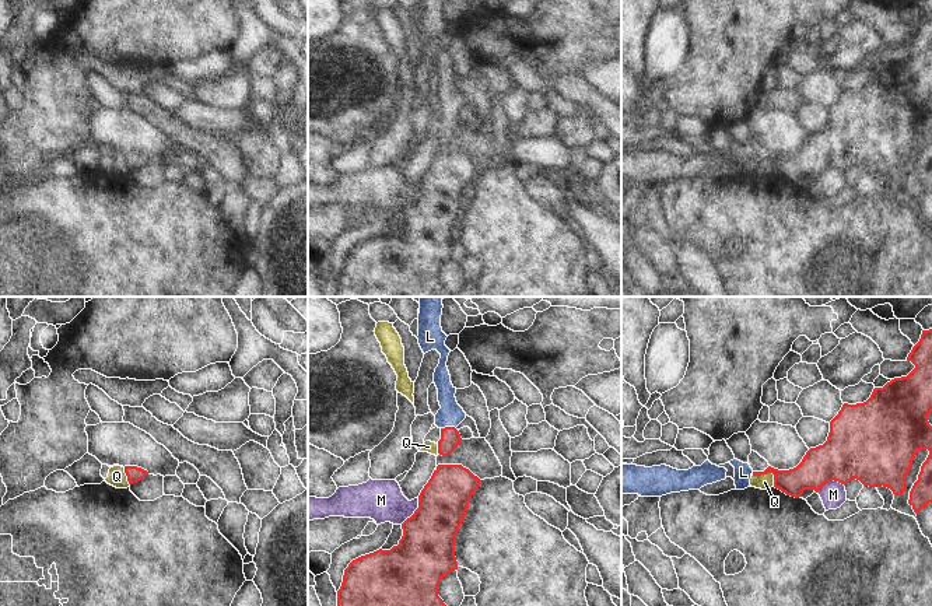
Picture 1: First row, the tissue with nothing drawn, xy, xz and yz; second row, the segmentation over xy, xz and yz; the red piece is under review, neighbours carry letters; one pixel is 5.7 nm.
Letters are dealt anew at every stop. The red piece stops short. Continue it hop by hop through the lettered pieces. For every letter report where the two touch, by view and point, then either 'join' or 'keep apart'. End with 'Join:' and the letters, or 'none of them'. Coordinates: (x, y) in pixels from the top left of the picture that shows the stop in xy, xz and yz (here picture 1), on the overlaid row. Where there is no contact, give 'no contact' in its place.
L: xz (448, 427) | join
M: yz (830, 480) | keep apart
Q: yz (768, 472) | keep apart
Join: L

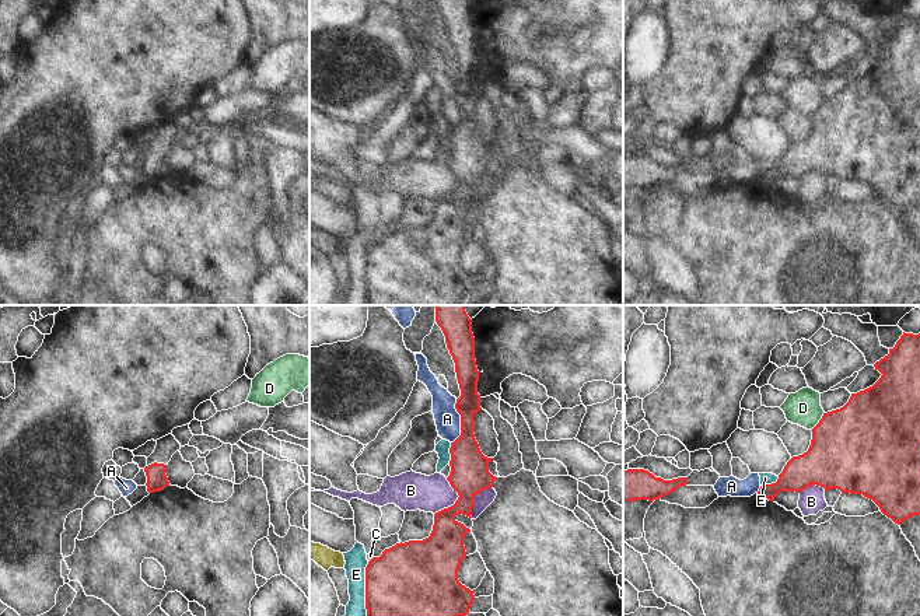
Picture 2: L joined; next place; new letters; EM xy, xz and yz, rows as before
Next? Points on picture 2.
A: xz (461, 422) | keep apart
B: xz (457, 500) | keep apart
C: xz (371, 559) | keep apart
D: yz (819, 422) | keep apart
E: xz (366, 588) | keep apart
Join: none of them

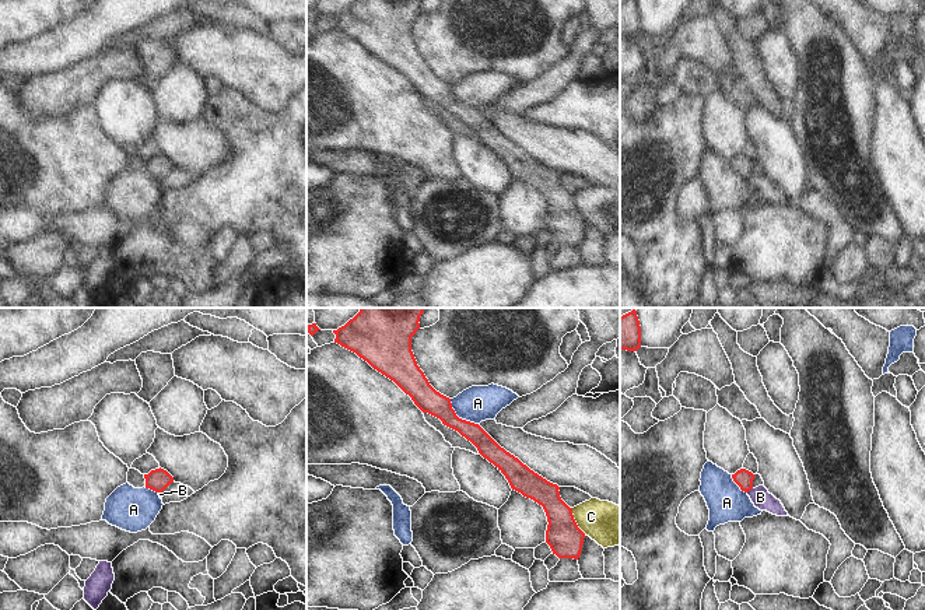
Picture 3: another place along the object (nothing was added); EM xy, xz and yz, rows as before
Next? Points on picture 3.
A: xz (458, 417) | keep apart
B: yz (749, 490) | keep apart
C: xz (574, 521) | keep apart
Join: none of them

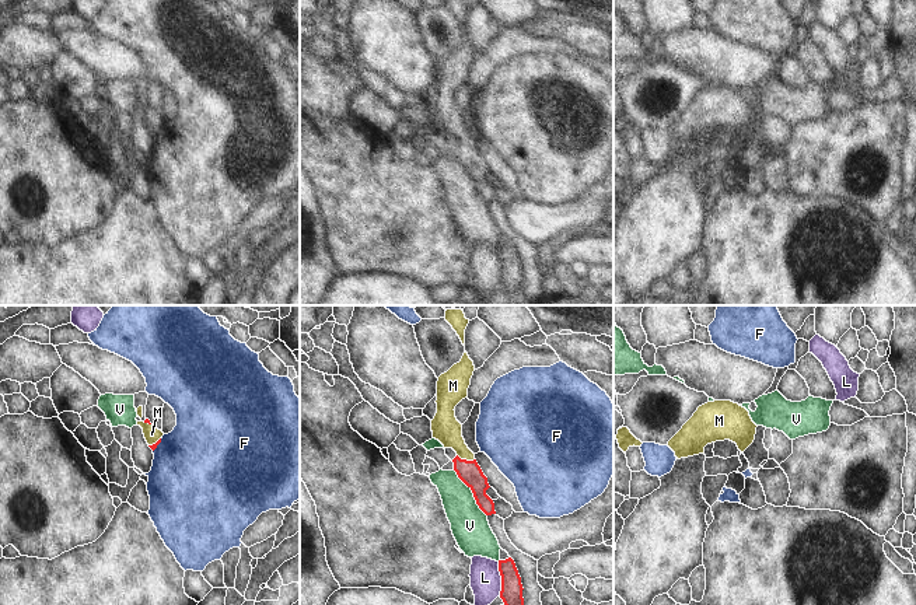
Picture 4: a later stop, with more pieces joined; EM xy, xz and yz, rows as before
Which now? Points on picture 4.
F: xy (157, 444) | keep apart
L: xz (502, 579) | keep apart
M: xz (465, 460) | join
V: xz (472, 492) | keep apart
Join: M

